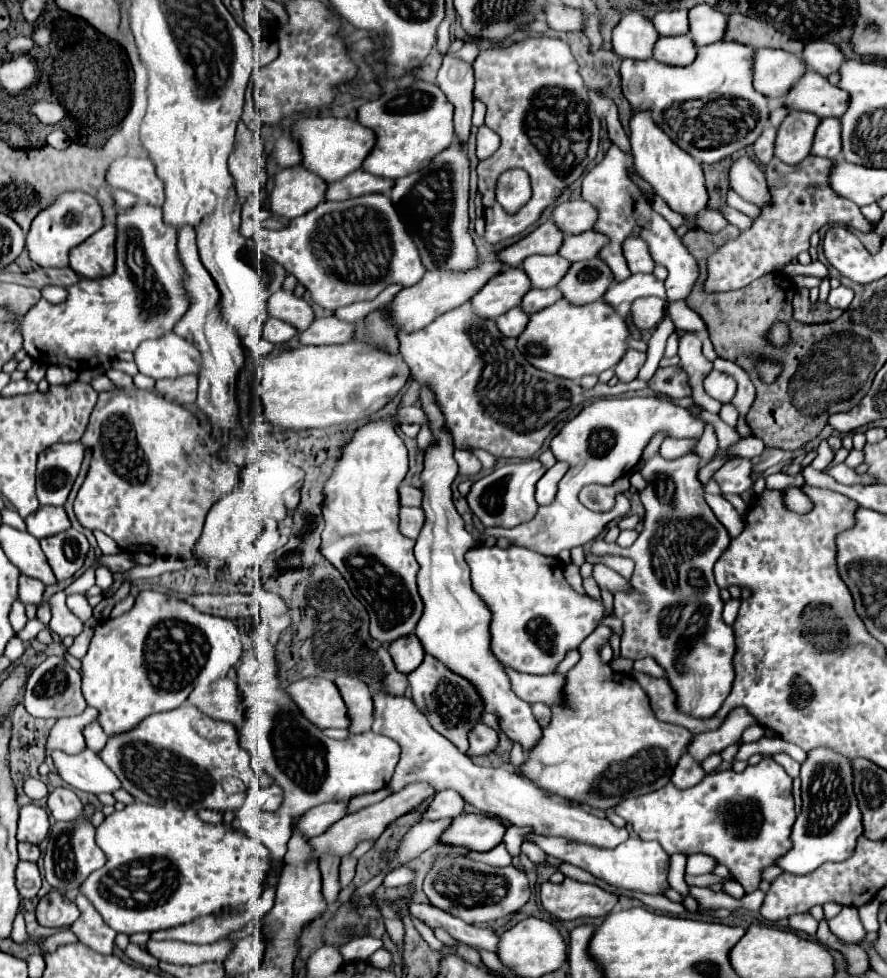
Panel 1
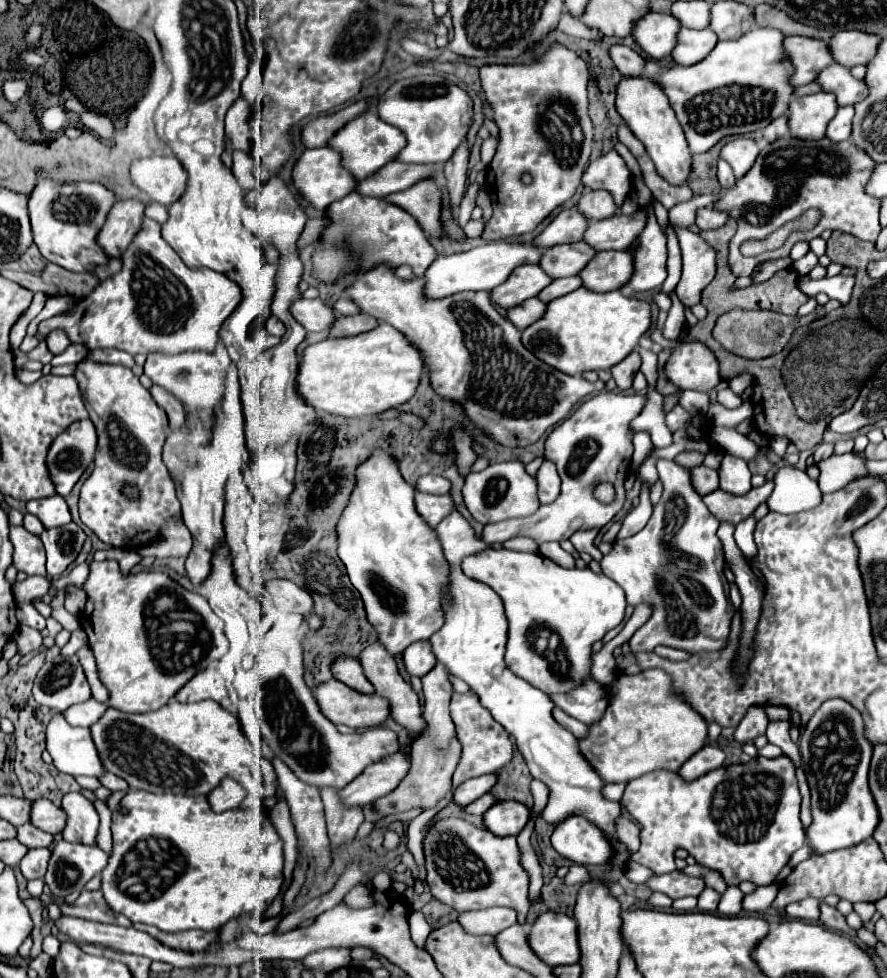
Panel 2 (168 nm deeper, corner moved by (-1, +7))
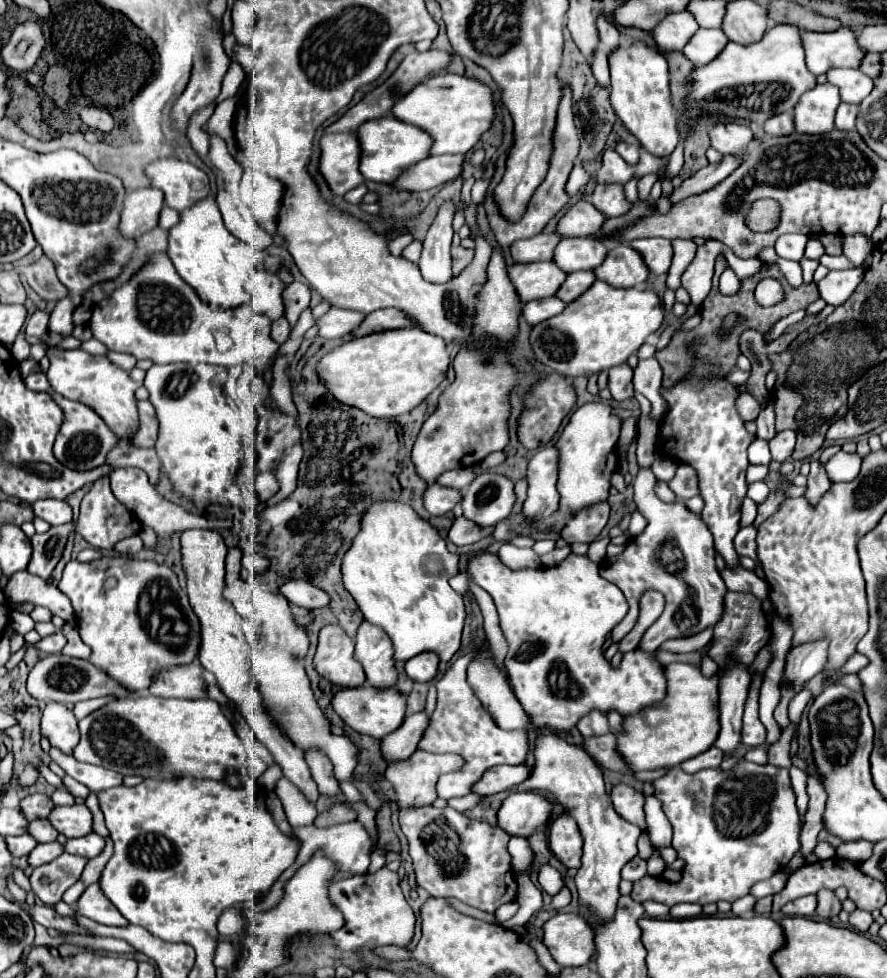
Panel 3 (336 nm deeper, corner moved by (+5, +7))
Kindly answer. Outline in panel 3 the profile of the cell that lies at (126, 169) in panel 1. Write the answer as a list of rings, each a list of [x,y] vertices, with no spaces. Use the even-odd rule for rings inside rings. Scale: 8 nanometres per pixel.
[[[177,158],[155,160],[145,168],[145,172],[151,178],[151,186],[165,192],[165,204],[179,212],[191,208],[211,192],[207,174]]]

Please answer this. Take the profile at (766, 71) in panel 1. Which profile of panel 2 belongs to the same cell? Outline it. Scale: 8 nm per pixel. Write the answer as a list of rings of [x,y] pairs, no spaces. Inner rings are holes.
[[[789,36],[783,40],[783,50],[793,66],[793,74],[789,76],[791,86],[803,86],[817,78],[817,74],[833,64],[827,42],[805,38],[805,36]]]

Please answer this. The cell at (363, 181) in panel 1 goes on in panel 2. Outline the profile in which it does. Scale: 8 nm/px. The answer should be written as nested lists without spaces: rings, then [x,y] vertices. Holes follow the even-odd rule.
[[[391,162],[391,164],[385,164],[379,172],[375,172],[375,176],[369,176],[367,180],[357,182],[355,190],[361,192],[363,196],[383,198],[383,196],[389,196],[391,192],[399,192],[413,186],[421,178],[427,178],[439,172],[441,172],[441,166],[437,164],[423,166],[423,164]]]

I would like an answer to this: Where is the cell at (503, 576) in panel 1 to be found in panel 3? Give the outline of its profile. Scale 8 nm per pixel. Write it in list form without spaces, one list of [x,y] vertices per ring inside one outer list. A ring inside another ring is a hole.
[[[483,554],[479,558],[471,558],[467,568],[463,572],[459,572],[457,576],[453,576],[449,580],[449,586],[463,594],[467,588],[469,588],[469,578],[473,578],[481,588],[485,588],[493,600],[495,600],[495,606],[497,606],[497,612],[499,612],[499,620],[501,620],[501,630],[509,642],[509,652],[507,652],[507,658],[505,658],[505,666],[509,670],[509,676],[511,676],[511,682],[513,682],[513,690],[515,690],[515,696],[517,700],[521,702],[523,710],[527,712],[527,716],[531,718],[533,726],[539,728],[539,730],[551,730],[553,734],[561,734],[561,732],[569,732],[571,728],[577,726],[577,720],[581,720],[581,716],[593,712],[593,710],[599,710],[603,714],[607,714],[609,710],[617,710],[621,716],[631,716],[631,714],[637,714],[639,710],[643,710],[645,706],[651,706],[655,702],[659,702],[661,698],[665,698],[667,694],[667,678],[665,678],[665,666],[657,660],[657,652],[645,652],[639,648],[625,653],[622,657],[621,664],[617,666],[617,670],[611,666],[611,662],[603,656],[603,644],[605,644],[605,636],[613,630],[615,624],[619,624],[623,620],[623,616],[627,614],[629,606],[627,606],[627,600],[623,596],[623,592],[615,586],[615,584],[609,584],[605,578],[599,576],[599,564],[595,564],[593,560],[589,560],[587,556],[579,556],[579,554],[569,554],[559,566],[553,566],[553,568],[539,568],[539,570],[511,570],[507,568],[497,554]]]

